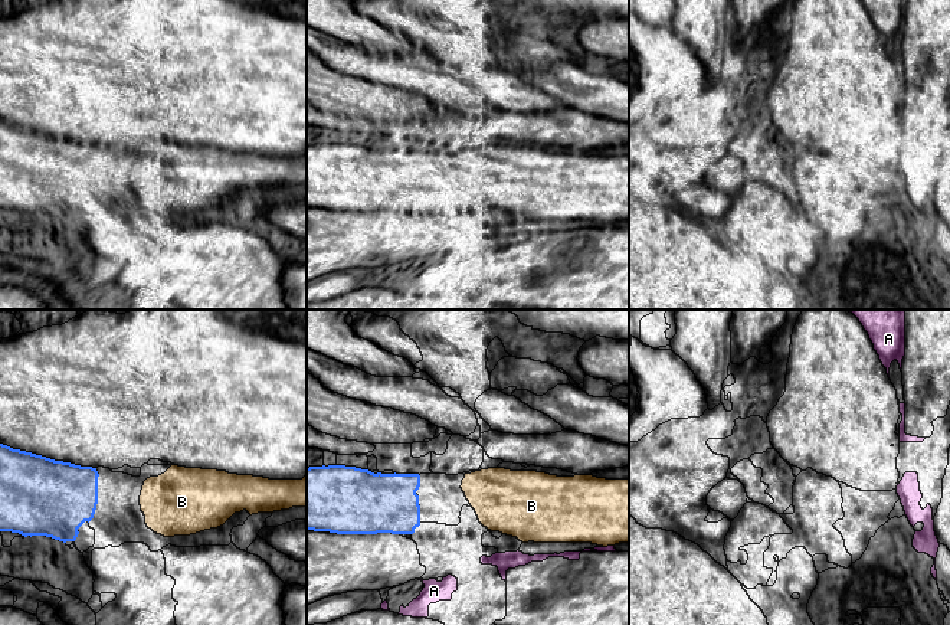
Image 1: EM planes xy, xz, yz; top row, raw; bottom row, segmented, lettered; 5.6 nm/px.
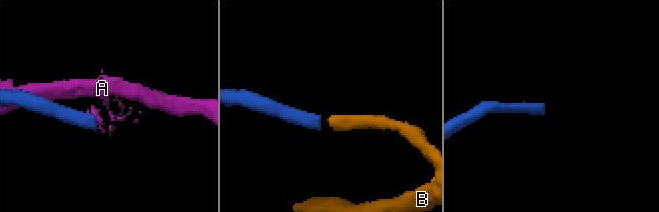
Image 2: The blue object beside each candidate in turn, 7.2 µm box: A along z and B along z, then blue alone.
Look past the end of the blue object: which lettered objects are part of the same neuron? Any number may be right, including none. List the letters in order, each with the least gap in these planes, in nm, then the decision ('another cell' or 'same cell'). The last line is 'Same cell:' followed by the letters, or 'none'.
A: gap 260 nm; another cell
B: gap 240 nm; same cell
Same cell: B

